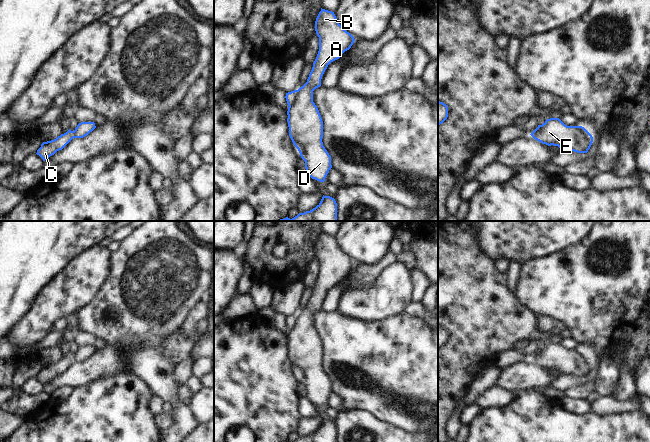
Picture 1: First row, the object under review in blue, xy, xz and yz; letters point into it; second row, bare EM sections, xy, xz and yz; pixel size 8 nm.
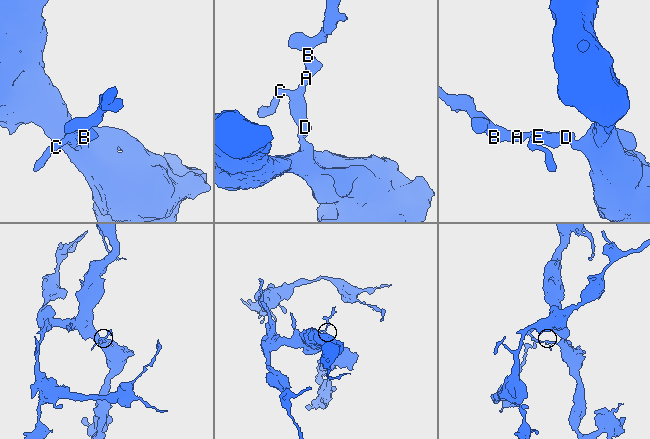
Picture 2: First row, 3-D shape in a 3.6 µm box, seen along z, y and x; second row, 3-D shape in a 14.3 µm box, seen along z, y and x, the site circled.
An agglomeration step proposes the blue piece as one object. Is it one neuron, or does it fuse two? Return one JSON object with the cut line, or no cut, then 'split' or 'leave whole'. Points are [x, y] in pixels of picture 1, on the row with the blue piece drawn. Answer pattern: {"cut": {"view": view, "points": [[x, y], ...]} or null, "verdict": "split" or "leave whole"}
{"cut": {"view": "xz", "points": [[297, 90], [297, 95], [289, 106]]}, "verdict": "split"}

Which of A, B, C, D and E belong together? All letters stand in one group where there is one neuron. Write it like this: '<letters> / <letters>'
A B D E / C

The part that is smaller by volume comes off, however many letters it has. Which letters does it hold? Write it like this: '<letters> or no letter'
C

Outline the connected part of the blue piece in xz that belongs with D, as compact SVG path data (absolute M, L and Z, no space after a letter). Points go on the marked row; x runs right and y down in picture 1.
M322 8L315 21L315 31L319 37L319 51L307 82L297 90L294 102L288 107L287 122L289 136L298 149L301 158L305 161L306 174L312 179L324 182L332 168L331 156L323 146L323 121L317 106L313 102L313 91L321 86L321 79L328 65L349 50L355 39L339 24L334 12Z

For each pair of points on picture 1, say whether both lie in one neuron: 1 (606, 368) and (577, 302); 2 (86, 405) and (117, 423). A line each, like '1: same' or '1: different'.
1: different
2: same

